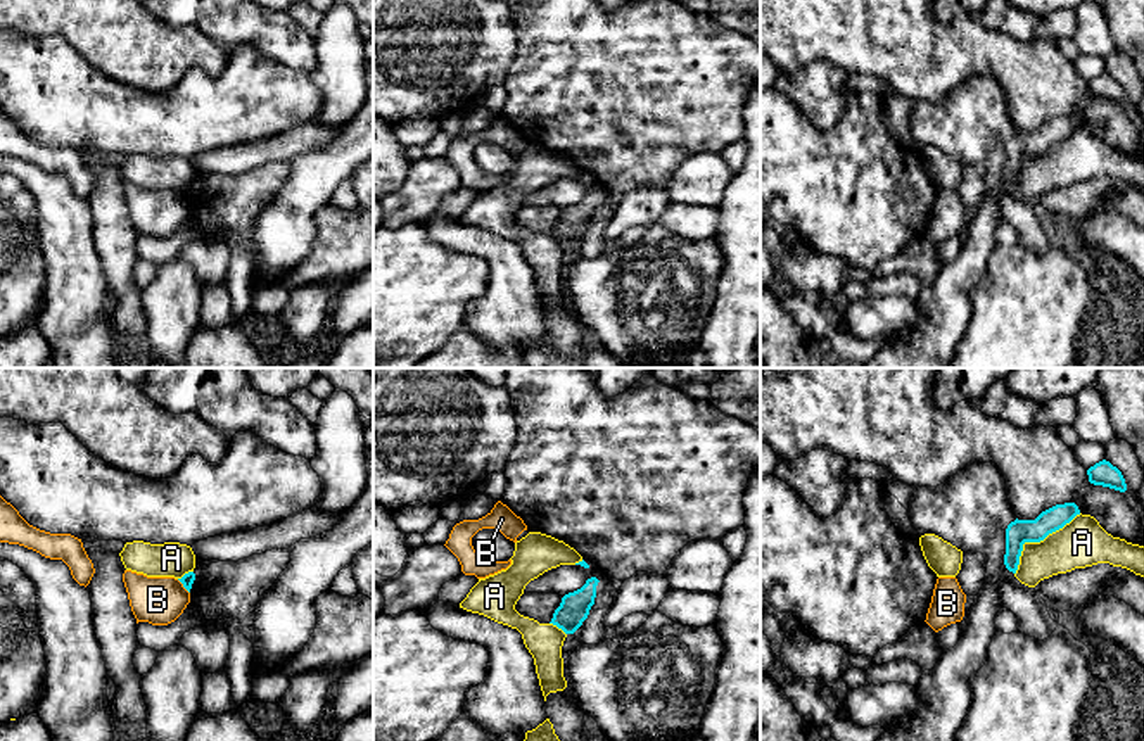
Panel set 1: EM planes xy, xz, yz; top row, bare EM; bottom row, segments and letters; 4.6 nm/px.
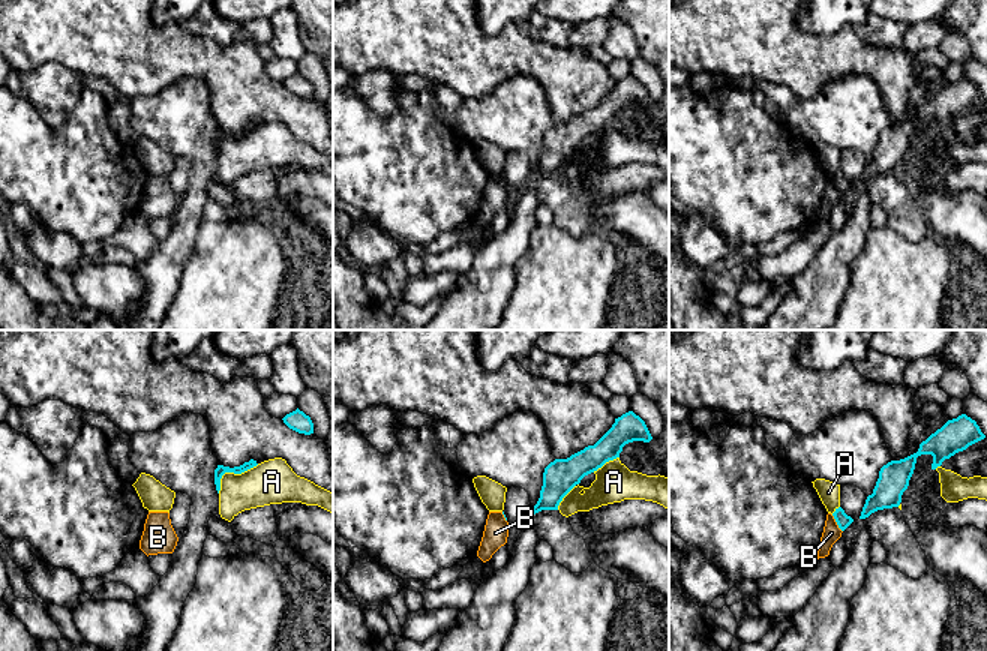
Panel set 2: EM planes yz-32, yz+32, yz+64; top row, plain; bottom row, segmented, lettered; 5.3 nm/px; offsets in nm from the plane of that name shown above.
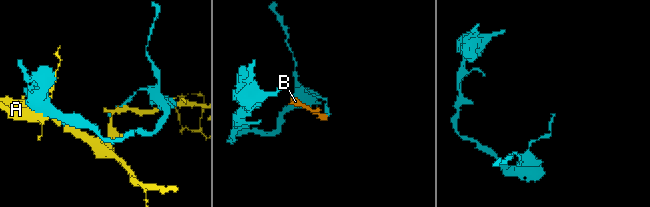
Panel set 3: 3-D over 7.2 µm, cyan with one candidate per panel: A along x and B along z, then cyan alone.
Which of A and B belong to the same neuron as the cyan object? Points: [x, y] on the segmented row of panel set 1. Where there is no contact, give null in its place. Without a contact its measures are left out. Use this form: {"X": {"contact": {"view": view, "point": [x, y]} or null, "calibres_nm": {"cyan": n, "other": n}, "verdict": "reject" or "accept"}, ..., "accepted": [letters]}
{"A": {"contact": {"view": "yz", "point": [1037, 541]}, "calibres_nm": {"cyan": 120, "other": 220}, "verdict": "reject"}, "B": {"contact": {"view": "xy", "point": [184, 586]}, "calibres_nm": {"cyan": 60, "other": 220}, "verdict": "reject"}, "accepted": []}

